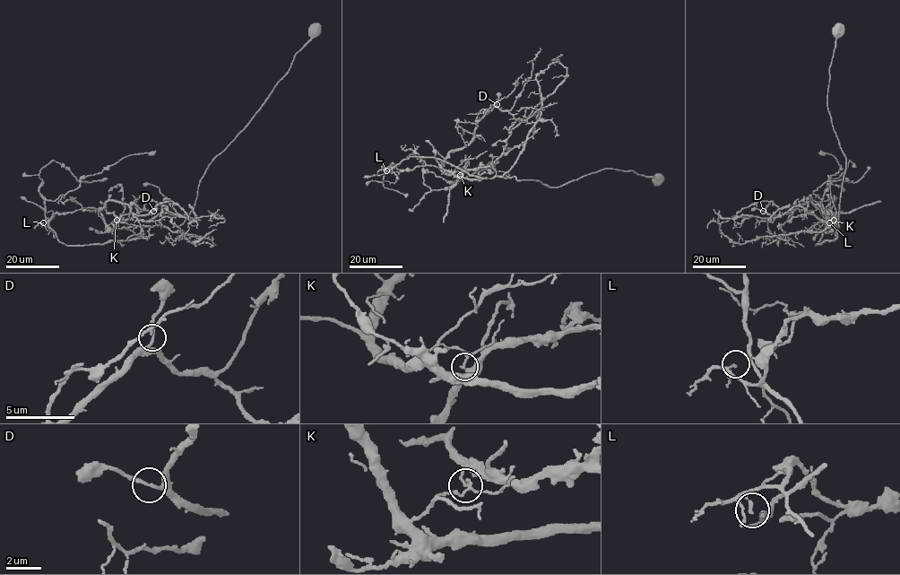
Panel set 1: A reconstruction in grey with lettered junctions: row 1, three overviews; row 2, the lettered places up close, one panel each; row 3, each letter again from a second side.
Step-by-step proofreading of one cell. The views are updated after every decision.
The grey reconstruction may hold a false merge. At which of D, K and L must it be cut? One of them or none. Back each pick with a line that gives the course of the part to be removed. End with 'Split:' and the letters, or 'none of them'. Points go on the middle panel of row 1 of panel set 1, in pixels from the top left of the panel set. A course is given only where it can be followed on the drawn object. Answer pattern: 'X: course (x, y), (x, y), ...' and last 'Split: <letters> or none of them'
K: course (460, 175), (490, 165), (502, 152), (510, 131), (539, 111), (532, 132)
Split: K

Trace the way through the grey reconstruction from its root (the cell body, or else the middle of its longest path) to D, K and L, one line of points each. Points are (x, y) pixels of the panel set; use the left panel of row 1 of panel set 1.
D: (313, 30), (180, 225), (166, 213), (109, 228), (99, 210), (153, 211)
K: (313, 30), (260, 108), (209, 165), (180, 225), (168, 213), (153, 226), (108, 226), (116, 220)
L: (313, 30), (260, 108), (209, 165), (180, 225), (166, 213), (153, 226), (109, 228), (93, 208), (43, 222)

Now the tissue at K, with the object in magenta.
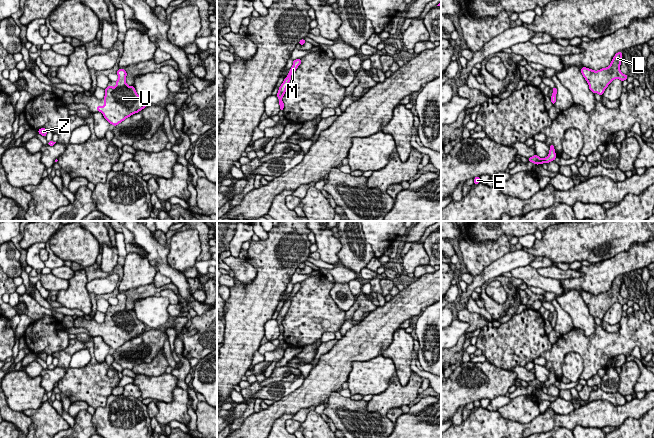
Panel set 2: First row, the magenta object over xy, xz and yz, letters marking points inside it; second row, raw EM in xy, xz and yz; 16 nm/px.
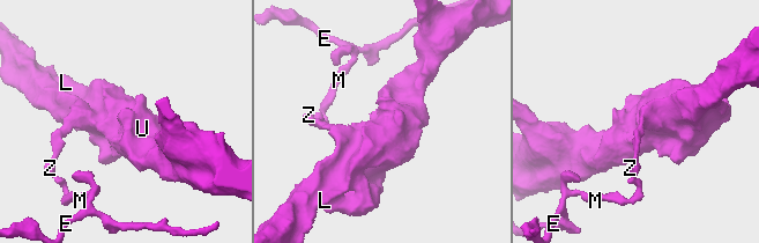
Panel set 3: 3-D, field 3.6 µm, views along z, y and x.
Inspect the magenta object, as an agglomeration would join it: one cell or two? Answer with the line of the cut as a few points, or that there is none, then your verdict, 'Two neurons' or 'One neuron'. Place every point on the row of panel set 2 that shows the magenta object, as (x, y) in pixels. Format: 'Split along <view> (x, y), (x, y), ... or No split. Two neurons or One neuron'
Split along yz (544, 158), (545, 162). Two neurons

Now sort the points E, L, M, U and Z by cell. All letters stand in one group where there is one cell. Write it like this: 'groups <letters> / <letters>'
groups E M / L U Z

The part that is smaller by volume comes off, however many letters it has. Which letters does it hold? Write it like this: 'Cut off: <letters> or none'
Cut off: L, U, Z

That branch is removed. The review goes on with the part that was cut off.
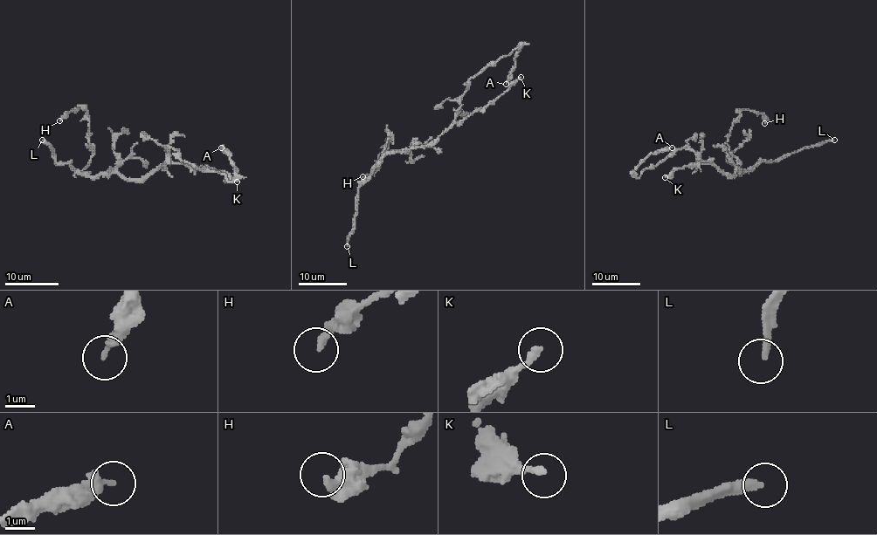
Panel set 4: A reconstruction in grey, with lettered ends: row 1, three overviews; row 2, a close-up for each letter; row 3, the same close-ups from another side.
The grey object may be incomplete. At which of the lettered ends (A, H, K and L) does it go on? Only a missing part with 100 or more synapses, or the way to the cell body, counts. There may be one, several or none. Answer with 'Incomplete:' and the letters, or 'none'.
Incomplete: L

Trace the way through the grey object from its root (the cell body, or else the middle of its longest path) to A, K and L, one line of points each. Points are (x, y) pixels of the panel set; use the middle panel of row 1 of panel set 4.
A: (445, 131), (459, 109), (459, 97), (468, 86), (468, 81), (518, 47), (514, 68), (506, 84)
K: (445, 131), (492, 105), (521, 77)
L: (445, 131), (427, 145), (389, 152), (373, 169), (370, 176), (358, 188), (355, 225), (347, 246)

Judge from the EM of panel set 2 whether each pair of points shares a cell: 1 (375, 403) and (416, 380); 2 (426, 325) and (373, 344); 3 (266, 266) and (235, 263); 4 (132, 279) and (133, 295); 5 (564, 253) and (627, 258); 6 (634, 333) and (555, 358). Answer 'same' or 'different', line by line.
1: same
2: different
3: different
4: different
5: different
6: same

